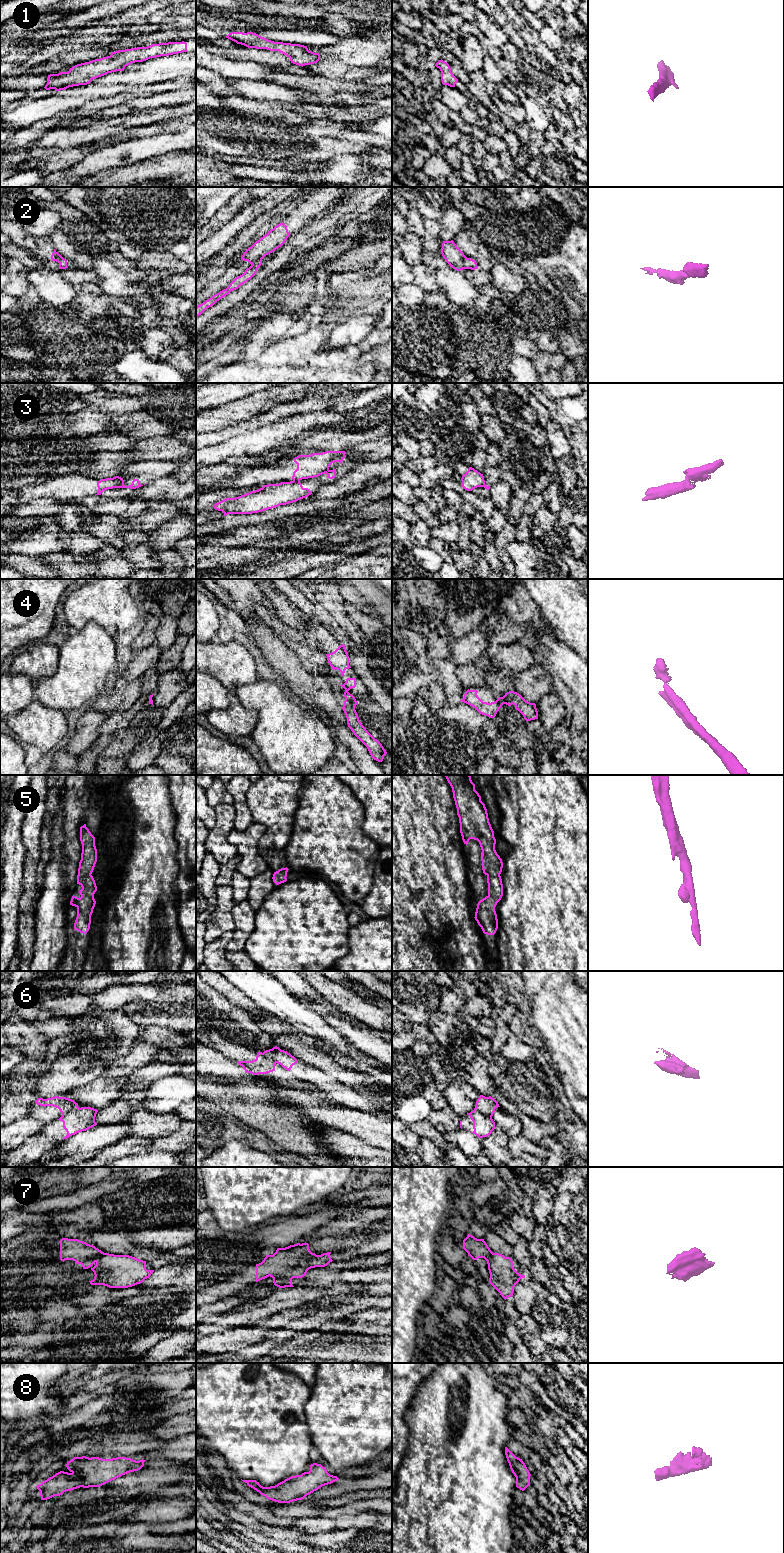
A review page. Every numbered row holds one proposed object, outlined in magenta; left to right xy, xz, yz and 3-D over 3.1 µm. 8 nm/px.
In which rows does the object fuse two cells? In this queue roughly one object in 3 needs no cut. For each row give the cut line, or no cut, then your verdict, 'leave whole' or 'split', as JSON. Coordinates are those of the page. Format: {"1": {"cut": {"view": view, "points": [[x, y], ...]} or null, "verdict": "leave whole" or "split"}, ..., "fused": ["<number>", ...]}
{"1": {"cut": null, "verdict": "leave whole"}, "2": {"cut": {"view": "yz", "points": [[467, 258], [463, 268]]}, "verdict": "split"}, "3": {"cut": {"view": "xy", "points": [[123, 483], [117, 487]]}, "verdict": "split"}, "4": {"cut": {"view": "yz", "points": [[501, 697], [503, 703]]}, "verdict": "split"}, "5": {"cut": null, "verdict": "leave whole"}, "6": {"cut": {"view": "yz", "points": [[474, 1109], [491, 1118]]}, "verdict": "split"}, "7": {"cut": {"view": "xz", "points": [[315, 1254], [294, 1267], [269, 1275]]}, "verdict": "split"}, "8": {"cut": null, "verdict": "leave whole"}, "fused": ["2", "3", "4", "6", "7"]}

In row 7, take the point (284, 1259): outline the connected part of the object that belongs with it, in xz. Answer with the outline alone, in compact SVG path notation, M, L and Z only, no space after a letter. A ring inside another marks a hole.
M308 1243L277 1248L273 1255L266 1255L261 1263L256 1264L256 1282L272 1274L279 1274L295 1268L315 1255L310 1251Z

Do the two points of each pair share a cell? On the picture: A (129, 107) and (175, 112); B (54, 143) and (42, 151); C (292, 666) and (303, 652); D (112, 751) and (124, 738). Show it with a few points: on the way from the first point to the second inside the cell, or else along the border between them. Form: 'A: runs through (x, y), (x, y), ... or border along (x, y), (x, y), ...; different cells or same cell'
A: border along (168, 105), (145, 108), (122, 115); different cells
B: runs through (51, 144), (45, 149); same cell
C: border along (282, 641), (298, 657), (301, 664), (314, 673); different cells
D: runs through (115, 748), (122, 741); same cell

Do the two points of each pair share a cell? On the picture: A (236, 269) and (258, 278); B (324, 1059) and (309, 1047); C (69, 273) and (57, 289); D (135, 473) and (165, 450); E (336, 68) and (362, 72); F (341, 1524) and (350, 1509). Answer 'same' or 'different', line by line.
A: different
B: same
C: different
D: different
E: same
F: different

